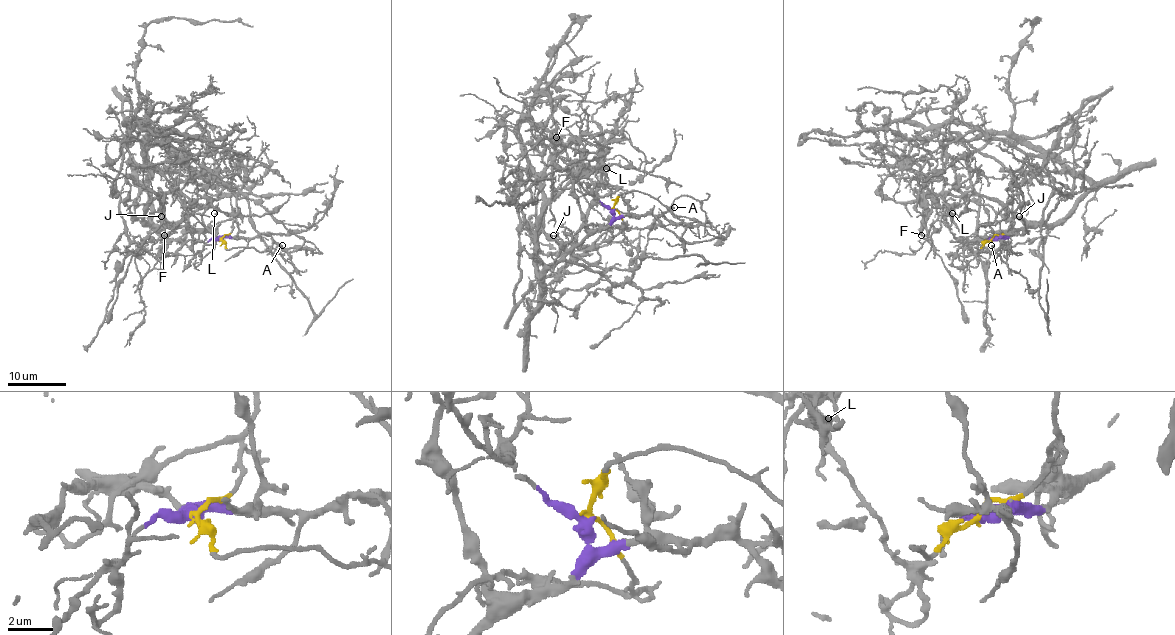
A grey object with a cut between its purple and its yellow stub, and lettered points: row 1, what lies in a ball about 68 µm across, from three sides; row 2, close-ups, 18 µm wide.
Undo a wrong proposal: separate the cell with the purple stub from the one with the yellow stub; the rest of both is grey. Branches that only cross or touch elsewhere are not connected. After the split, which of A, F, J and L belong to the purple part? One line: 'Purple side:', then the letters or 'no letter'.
Purple side: F, J, L

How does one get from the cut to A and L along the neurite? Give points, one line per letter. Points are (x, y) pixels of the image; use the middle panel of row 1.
A: (613, 208), (621, 195), (631, 191), (649, 194), (668, 208), (674, 207)
L: (613, 208), (607, 226), (560, 258), (546, 264), (538, 255), (537, 219), (549, 200), (588, 172), (606, 169)

